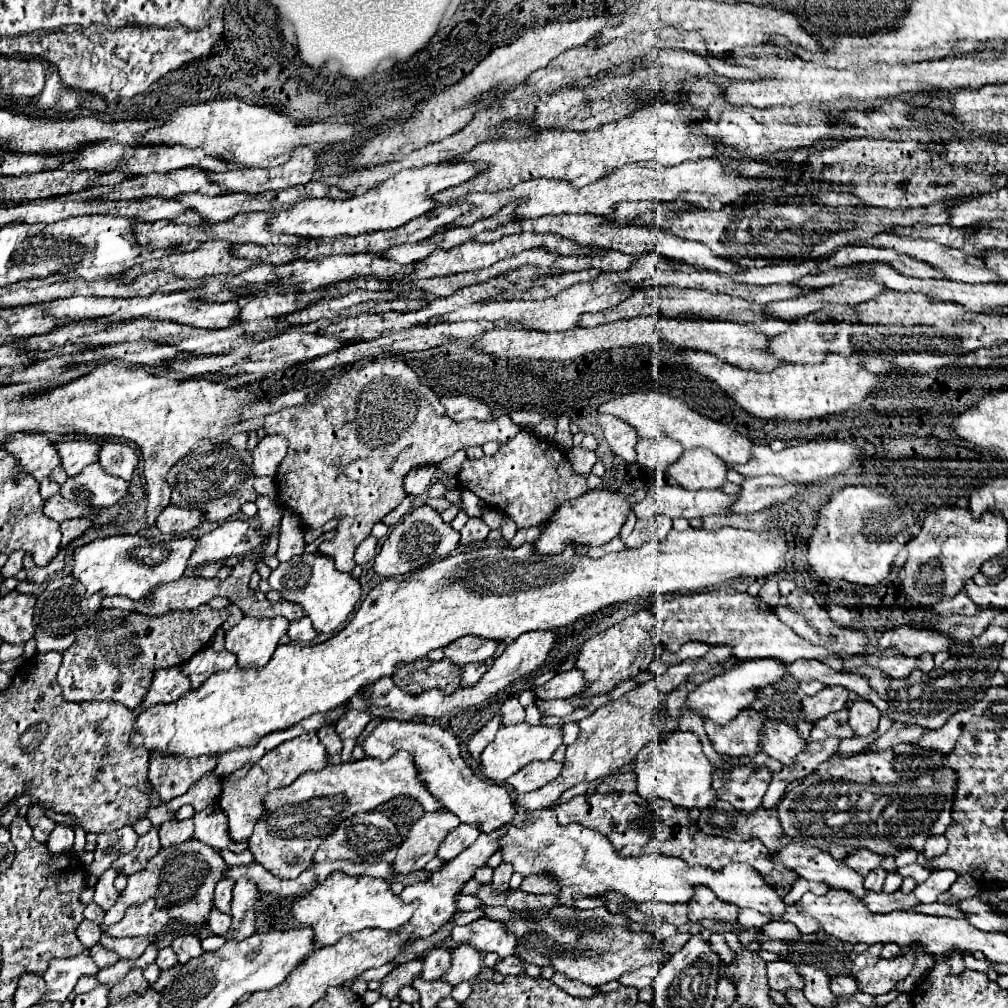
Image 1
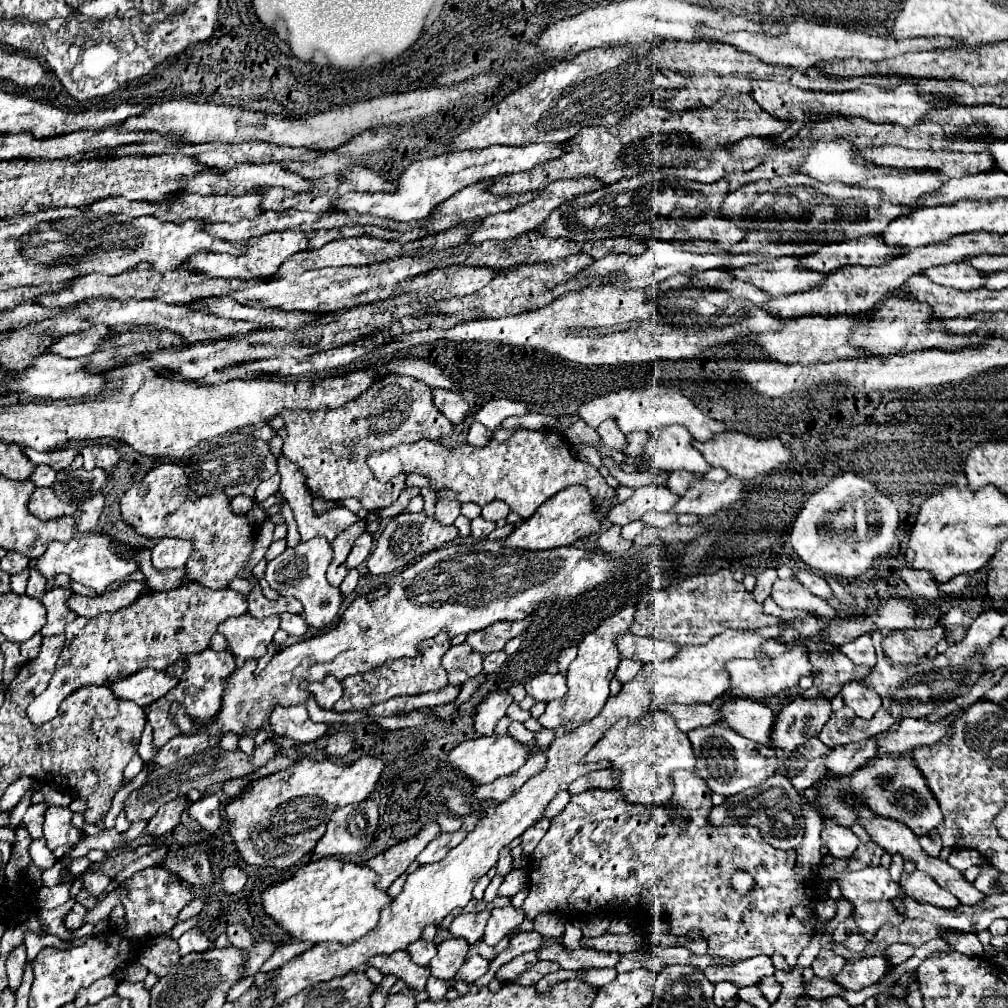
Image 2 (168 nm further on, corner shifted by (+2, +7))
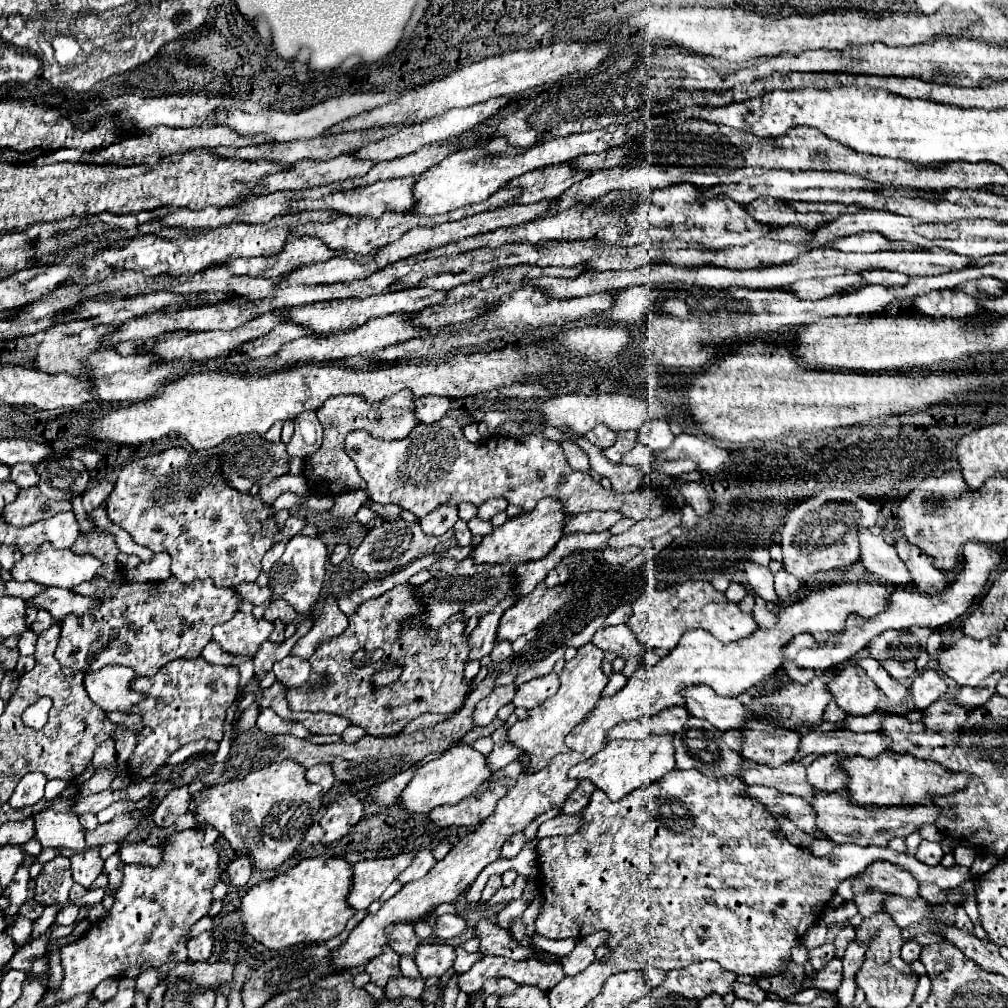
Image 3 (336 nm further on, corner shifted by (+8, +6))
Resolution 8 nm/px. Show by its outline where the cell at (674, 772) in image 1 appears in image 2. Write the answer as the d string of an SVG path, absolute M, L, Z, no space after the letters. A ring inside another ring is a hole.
M654 711L650 715L644 715L636 723L618 721L604 737L582 757L582 763L602 761L606 759L610 763L610 769L618 777L618 789L624 793L626 801L630 803L642 803L642 805L666 805L672 797L674 783L670 779L670 773L674 769L692 769L694 771L694 751L692 745L678 729L674 719L668 713Z

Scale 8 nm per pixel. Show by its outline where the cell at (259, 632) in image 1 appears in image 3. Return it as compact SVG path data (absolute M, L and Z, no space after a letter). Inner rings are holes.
M236 612L226 624L214 626L214 640L230 654L242 654L254 658L260 644L268 640L272 624L266 620L256 620L252 614Z

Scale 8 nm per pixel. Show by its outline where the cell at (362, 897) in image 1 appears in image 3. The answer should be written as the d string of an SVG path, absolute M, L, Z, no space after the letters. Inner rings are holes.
M334 856L306 858L274 880L262 880L252 886L242 898L242 922L254 940L272 950L326 942L342 934L356 914L356 908L350 908L348 904L350 888L352 868L348 862Z

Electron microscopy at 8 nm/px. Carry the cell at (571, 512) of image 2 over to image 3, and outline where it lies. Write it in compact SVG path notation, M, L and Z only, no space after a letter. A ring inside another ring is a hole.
M542 498L532 512L510 518L500 528L494 528L494 532L490 536L484 536L478 542L478 546L474 548L474 562L478 562L478 564L482 564L482 562L518 564L518 562L528 562L528 560L540 560L562 538L566 518L568 518L568 514L562 512L562 502L558 498Z

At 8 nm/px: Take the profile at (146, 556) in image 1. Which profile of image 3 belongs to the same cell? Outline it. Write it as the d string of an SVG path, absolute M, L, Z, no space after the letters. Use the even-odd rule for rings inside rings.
M46 542L40 548L36 548L34 552L22 556L22 560L16 562L10 572L12 572L14 580L18 580L18 582L32 580L32 582L38 582L38 584L44 584L44 586L72 588L74 584L80 584L80 582L92 582L96 578L96 572L98 572L100 566L102 566L102 562L92 554L76 554L70 548L58 550L58 548L54 548Z

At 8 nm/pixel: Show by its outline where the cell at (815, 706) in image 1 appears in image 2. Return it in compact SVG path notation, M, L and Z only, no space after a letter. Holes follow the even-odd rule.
M796 697L794 701L790 701L788 705L784 705L782 711L776 713L776 729L772 729L772 747L774 749L782 749L784 753L792 753L796 751L800 745L804 745L810 737L818 735L820 729L824 727L824 723L830 717L830 701L824 697L816 697L816 699L804 699L804 697Z

